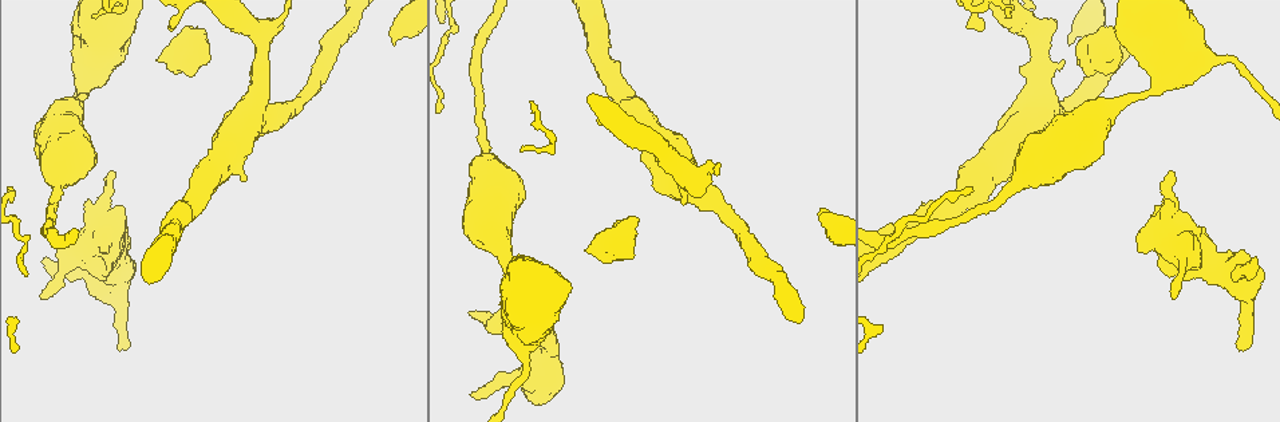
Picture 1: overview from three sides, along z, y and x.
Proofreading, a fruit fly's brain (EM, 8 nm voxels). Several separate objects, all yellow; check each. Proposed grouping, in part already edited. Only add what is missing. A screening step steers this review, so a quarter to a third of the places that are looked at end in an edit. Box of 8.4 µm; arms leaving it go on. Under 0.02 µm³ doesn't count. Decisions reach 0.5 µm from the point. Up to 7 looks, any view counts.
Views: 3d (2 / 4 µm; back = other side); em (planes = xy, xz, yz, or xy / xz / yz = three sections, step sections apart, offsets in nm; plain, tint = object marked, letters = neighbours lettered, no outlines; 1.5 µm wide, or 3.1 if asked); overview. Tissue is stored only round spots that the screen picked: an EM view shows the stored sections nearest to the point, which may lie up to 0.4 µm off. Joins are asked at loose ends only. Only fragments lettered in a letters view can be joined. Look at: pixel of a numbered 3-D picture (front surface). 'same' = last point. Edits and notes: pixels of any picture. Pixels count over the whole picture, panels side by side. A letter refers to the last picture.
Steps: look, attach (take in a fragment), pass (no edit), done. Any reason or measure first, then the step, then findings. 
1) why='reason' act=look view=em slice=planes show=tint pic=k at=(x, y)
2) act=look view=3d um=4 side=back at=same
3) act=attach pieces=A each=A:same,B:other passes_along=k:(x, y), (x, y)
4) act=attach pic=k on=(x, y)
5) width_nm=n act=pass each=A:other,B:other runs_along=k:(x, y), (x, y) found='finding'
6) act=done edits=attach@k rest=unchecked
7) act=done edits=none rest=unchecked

why='free end' act=look view=em slice=yz step=8 show=tint pic=1 at=(208, 61)

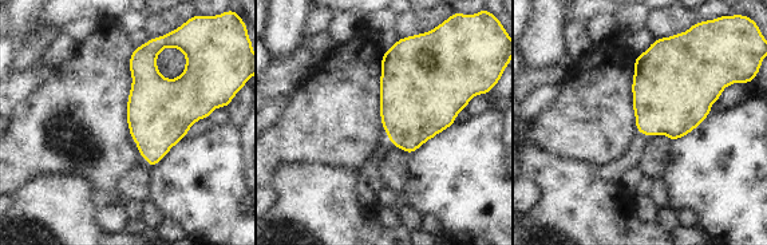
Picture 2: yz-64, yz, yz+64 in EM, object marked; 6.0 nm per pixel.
act=look view=em slice=planes show=letters at=same

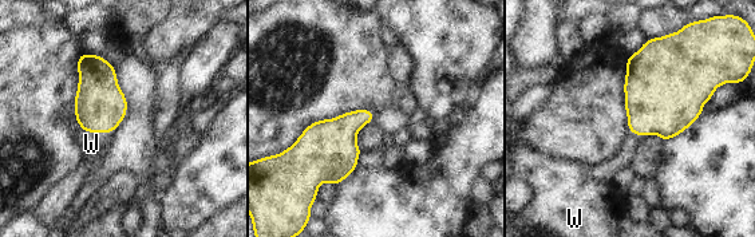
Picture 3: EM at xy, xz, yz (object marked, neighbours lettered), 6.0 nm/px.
act=attach pic=3 on=(91, 143) each=W:same passes_along=3:(101, 105), (97, 131), (91, 143) found='the neuron continues'

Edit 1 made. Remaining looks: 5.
act=look view=overview

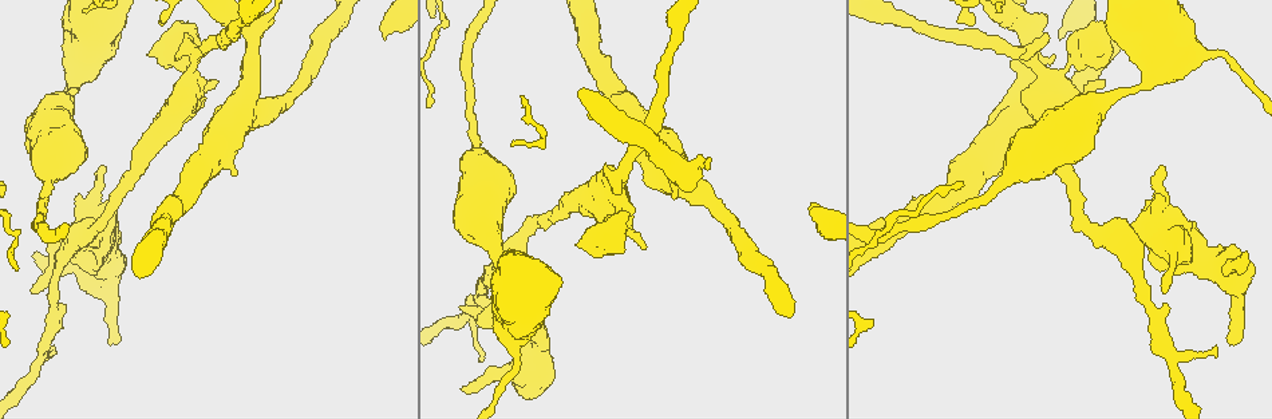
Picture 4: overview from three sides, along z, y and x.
why='stops while still wide' act=look view=em slice=xz step=4 show=tint pic=4 at=(810, 202)

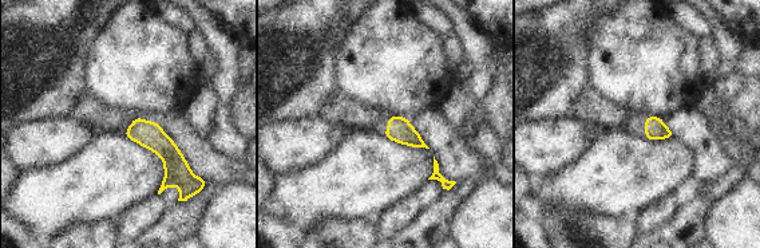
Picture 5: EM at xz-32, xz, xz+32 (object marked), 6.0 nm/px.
act=look view=em slice=yz step=4 show=letters at=same

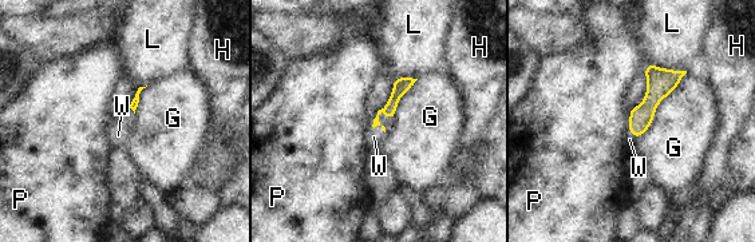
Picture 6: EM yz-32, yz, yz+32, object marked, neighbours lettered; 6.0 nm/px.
act=attach pic=6 on=(374, 137) each=G:other,H:other,L:other,P:other,W:same passes_along=6:(402, 84), (379, 114), (374, 137) found='the neuron continues'

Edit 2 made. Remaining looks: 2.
act=done edits=attach@3,attach@6 rest=unchecked

